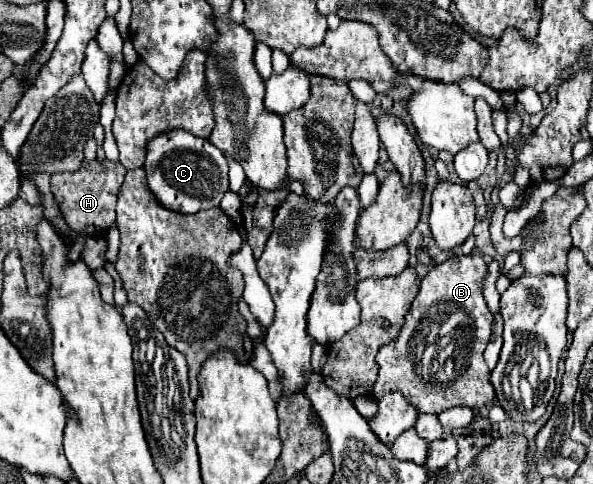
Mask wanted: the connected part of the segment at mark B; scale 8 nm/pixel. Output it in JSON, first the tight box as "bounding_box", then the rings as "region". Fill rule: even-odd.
{"bounding_box":[373,254,495,414],"region":[[[461,254],[435,266],[421,280],[419,294],[405,316],[399,338],[377,352],[379,376],[373,386],[375,398],[399,390],[411,406],[427,414],[439,414],[455,406],[481,408],[495,402],[495,388],[483,360],[493,326],[493,314],[483,298],[485,278],[485,260],[479,254]],[[411,342],[415,342],[415,352]]]}

